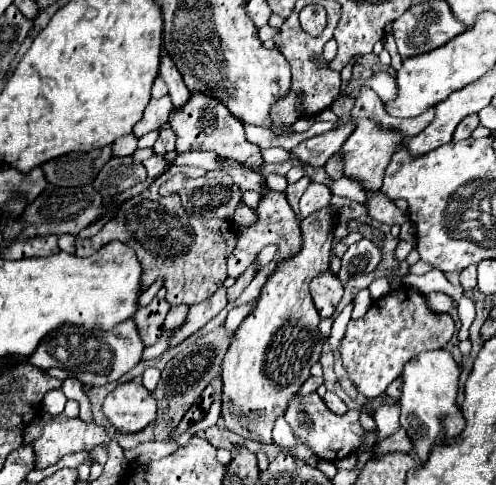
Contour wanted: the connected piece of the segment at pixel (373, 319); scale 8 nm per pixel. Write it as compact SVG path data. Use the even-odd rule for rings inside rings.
M401 285L377 299L361 319L349 321L341 347L343 365L349 379L357 385L357 391L373 399L385 393L409 359L417 357L421 351L445 347L453 333L455 321L447 313L431 311L425 297L415 287Z

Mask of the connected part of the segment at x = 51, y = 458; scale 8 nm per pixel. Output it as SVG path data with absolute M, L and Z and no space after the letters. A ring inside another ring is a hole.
M39 411L33 421L25 427L25 441L31 441L31 445L35 445L35 455L37 455L37 469L53 465L55 461L59 461L63 455L69 453L77 453L77 451L91 451L93 447L107 443L109 441L109 431L101 425L97 425L95 421L83 421L79 417L69 419L65 415L57 415L51 417L45 411Z

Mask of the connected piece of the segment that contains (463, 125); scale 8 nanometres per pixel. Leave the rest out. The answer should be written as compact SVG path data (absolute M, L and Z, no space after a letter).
M477 115L465 117L465 119L457 125L457 129L455 129L455 133L453 133L453 141L463 141L463 139L471 137L471 133L473 133L473 129L475 129L477 125L479 125L479 117L477 117Z

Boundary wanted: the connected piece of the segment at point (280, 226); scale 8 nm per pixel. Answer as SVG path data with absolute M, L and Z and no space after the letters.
M267 187L267 191L263 193L263 197L259 199L259 207L257 207L257 215L259 215L259 221L255 221L251 227L245 227L241 229L239 233L239 239L237 239L237 245L231 253L231 257L227 259L227 275L229 277L239 277L255 259L255 255L261 251L261 247L269 245L269 243L275 243L279 247L279 253L281 253L281 259L287 259L291 257L299 245L301 245L301 233L299 233L299 221L293 213L293 209L289 207L287 199L285 199L285 193L281 191L273 191Z

